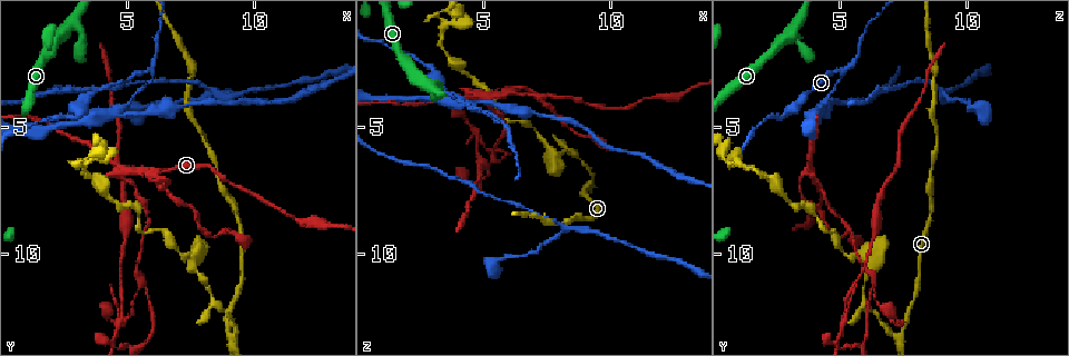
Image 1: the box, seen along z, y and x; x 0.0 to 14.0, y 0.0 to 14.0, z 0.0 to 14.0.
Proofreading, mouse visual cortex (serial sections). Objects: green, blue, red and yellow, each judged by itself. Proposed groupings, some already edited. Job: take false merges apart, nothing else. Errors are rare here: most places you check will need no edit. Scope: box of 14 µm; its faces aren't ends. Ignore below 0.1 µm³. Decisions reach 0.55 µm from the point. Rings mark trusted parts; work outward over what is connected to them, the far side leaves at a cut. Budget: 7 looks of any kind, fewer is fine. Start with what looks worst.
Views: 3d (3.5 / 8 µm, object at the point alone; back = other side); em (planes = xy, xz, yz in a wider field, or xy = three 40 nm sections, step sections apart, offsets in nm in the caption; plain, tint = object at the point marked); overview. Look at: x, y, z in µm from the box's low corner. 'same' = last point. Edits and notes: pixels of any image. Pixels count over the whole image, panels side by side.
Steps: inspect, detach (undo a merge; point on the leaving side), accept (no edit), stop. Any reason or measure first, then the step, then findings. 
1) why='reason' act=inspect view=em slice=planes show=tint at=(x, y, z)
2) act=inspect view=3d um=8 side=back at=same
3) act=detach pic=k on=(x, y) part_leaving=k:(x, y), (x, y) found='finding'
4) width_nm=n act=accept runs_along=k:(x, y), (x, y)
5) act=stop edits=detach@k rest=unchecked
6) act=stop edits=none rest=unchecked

why='branch point' act=inspect view=3d um=3.5 at=(6.2, 6.7, 3.7)

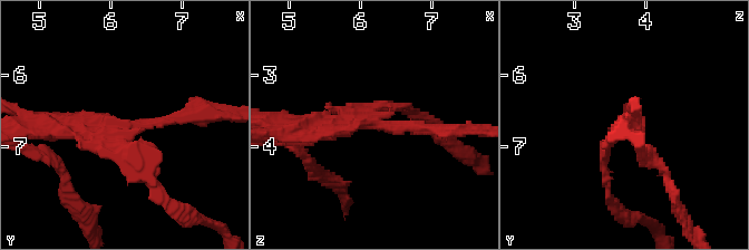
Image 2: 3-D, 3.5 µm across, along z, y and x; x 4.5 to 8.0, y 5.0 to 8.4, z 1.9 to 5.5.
why='need the tissue' act=inspect view=em slice=xy step=1 show=tint at=(6.15, 6.65, 3.65)

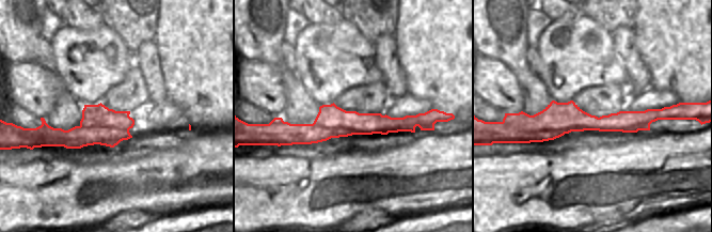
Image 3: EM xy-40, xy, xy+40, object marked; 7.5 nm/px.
act=inspect view=em slice=planes show=tint at=same

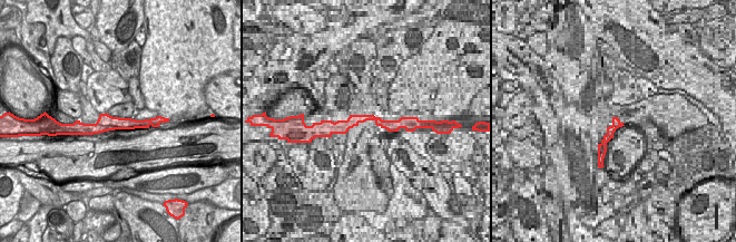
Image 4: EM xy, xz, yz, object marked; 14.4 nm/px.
act=detach pic=2 on=(126, 162) part_leaving=2:(37, 127), (30, 152), (57, 162), (64, 193) found='two cells meet here'

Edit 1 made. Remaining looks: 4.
act=inspect view=overview

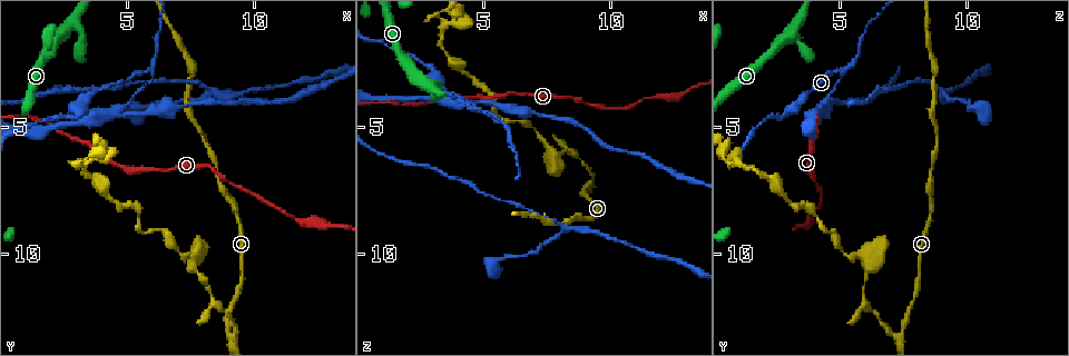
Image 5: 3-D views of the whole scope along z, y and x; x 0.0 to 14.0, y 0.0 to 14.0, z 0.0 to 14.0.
why='sharp bend' act=inspect view=3d um=3.5 at=(6.0, 2.8, 5.0)

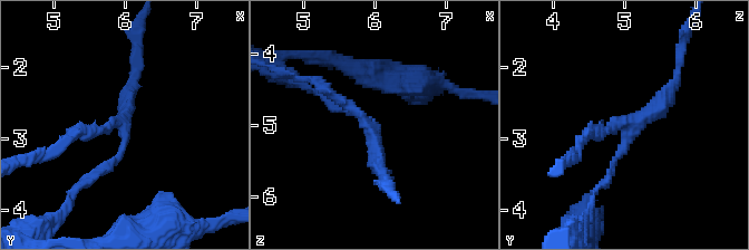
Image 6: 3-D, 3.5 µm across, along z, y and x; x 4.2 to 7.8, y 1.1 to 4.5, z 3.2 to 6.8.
arms=3 arm_widths_nm=100,200,200 why='now the EM' act=inspect view=em slice=xy step=3 show=tint at=(5.95, 2.80, 5.05)

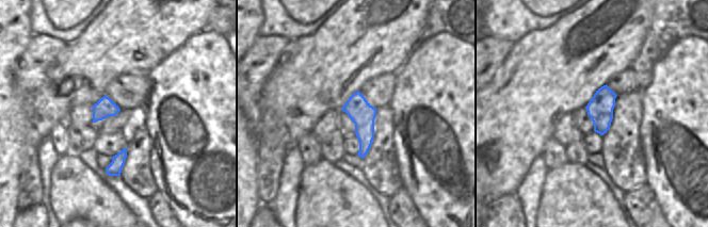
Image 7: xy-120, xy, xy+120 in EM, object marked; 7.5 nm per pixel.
why='cut it another way' act=inspect view=em slice=xy step=5 show=tint at=same

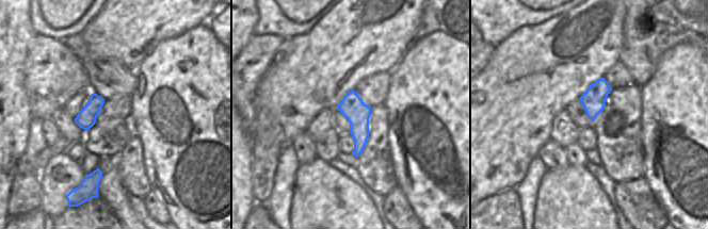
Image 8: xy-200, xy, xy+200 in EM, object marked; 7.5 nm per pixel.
act=accept found='all the same cell'

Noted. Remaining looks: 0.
act=stop edits=detach@2 rest=unchecked

